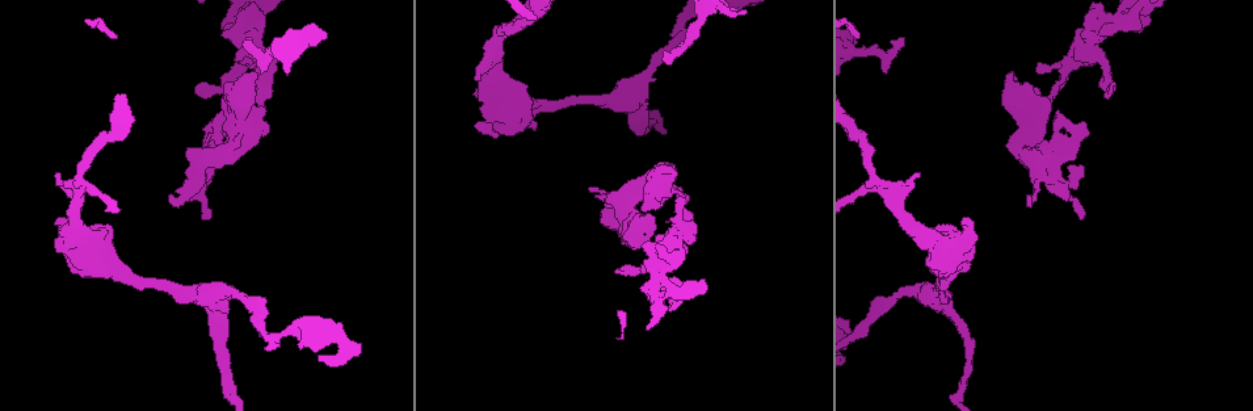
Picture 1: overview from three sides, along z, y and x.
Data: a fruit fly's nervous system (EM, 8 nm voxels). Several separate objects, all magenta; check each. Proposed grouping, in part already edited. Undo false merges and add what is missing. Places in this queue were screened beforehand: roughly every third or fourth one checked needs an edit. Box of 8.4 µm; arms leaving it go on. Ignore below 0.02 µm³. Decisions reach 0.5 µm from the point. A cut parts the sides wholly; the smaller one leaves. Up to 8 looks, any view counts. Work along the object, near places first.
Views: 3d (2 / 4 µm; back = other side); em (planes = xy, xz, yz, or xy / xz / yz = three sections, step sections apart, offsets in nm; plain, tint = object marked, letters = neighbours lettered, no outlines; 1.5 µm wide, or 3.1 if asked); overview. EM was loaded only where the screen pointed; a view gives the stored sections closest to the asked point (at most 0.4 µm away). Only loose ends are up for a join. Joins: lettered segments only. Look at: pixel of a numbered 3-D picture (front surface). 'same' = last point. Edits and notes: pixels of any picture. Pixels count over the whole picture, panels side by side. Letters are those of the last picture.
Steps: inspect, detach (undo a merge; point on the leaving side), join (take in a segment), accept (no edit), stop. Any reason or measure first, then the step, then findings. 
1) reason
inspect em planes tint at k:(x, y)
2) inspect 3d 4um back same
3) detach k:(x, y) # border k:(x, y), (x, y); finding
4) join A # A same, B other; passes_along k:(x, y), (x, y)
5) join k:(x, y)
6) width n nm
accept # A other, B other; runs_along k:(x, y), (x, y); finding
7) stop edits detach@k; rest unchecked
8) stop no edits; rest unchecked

inspect 3d 4um at 1:(1038, 66)

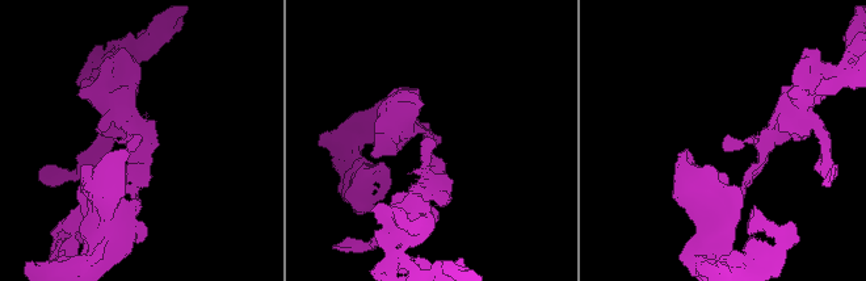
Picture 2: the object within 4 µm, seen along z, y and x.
inspect em planes letters at 2:(139, 138)

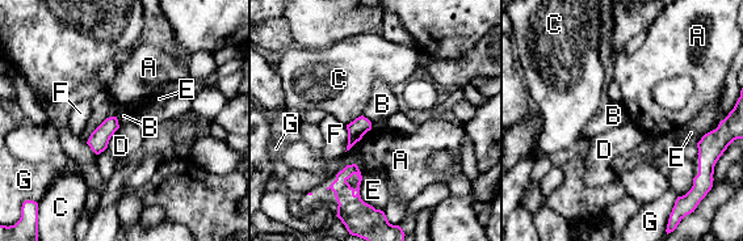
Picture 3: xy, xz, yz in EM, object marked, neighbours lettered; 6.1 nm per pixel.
accept # A other, B other, C other, D other, E other, F other, G other; border 3:(120, 126), (105, 148); none of them fits

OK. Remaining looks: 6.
an open end
inspect em planes letters at 1:(589, 187)

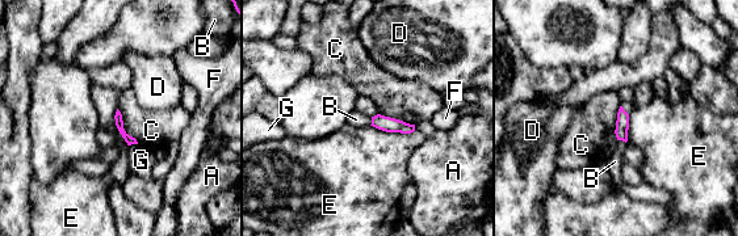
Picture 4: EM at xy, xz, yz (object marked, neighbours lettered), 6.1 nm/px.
longest_contact E 280 nm
accept # A other, B other, C other, D other, E other, F other, G other; none of them fits

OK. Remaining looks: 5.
an open end
inspect 3d 2um at 1:(892, 42)

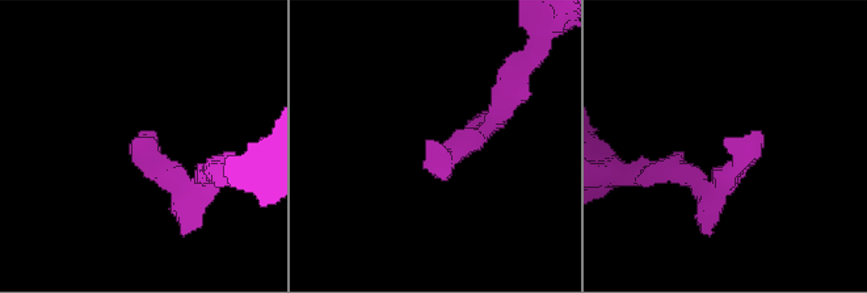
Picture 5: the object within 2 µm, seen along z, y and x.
inspect em xz step 4 tint at 5:(142, 142)

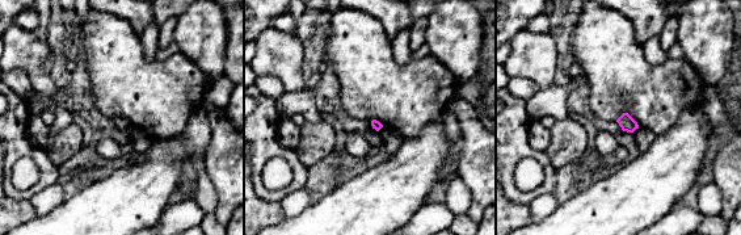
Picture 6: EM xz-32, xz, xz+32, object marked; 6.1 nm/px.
inspect em xz step 4 letters same

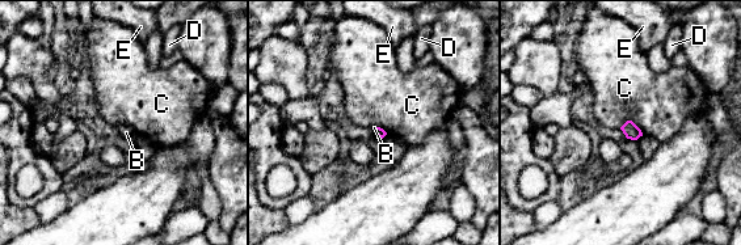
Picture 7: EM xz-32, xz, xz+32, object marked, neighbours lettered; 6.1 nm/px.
accept # B other, C other, D other, E other; border 7:(619, 127), (631, 121), (643, 134); none of them fits

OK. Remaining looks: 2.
stop no edits; rest unchecked

